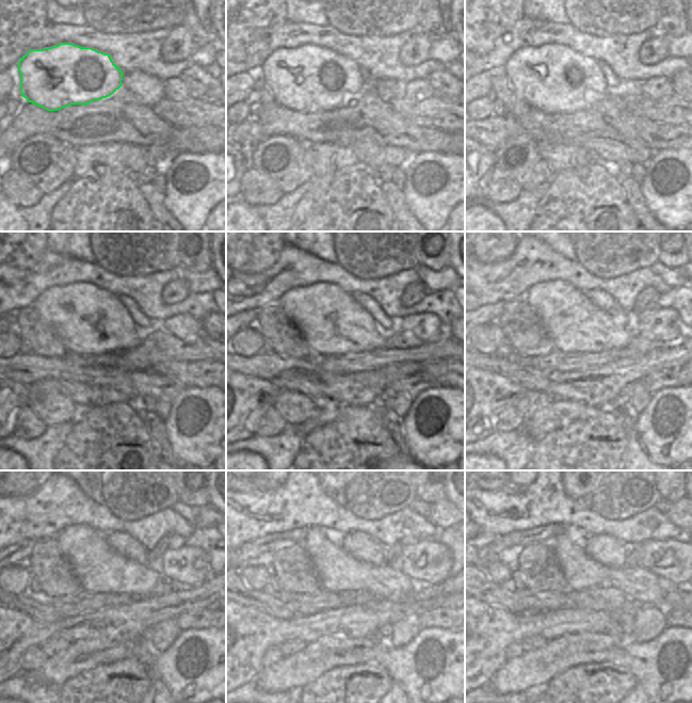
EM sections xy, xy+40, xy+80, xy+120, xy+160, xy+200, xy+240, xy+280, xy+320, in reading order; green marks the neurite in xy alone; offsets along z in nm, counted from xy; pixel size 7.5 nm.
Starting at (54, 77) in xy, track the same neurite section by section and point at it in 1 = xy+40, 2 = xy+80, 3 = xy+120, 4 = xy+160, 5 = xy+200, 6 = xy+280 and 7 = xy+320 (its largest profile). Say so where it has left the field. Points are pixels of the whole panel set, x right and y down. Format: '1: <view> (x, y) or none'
1: xy+40 (309, 78)
2: xy+80 (552, 78)
3: xy+120 (89, 321)
4: xy+160 (331, 321)
5: xy+200 (574, 323)
6: xy+280 (337, 572)
7: xy+320 (638, 584)

